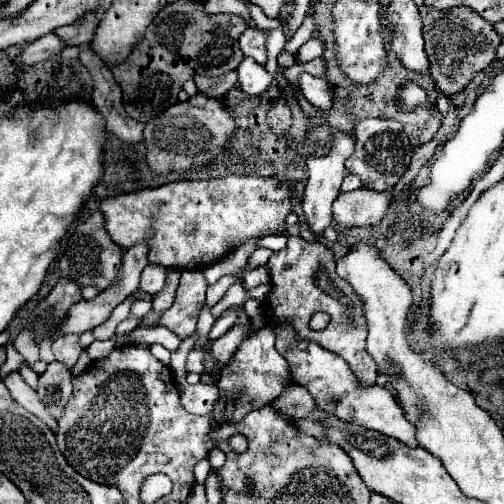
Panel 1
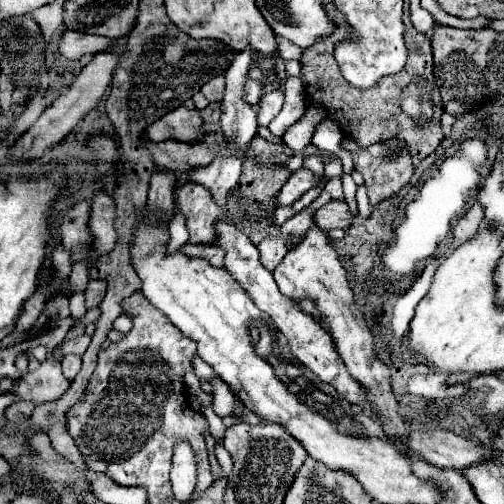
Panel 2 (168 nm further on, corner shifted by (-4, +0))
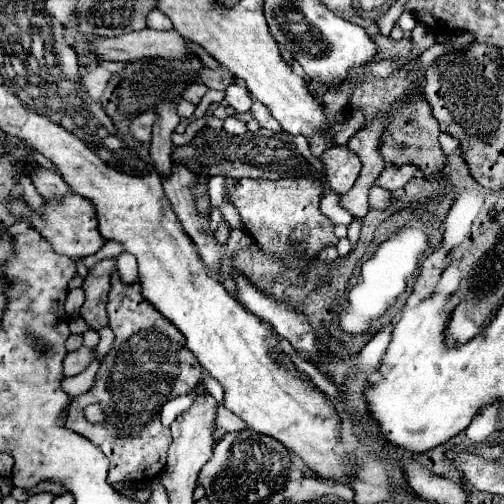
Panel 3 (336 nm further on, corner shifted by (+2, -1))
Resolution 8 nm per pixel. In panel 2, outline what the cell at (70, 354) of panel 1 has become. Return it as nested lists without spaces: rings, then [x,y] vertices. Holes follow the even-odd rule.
[[[80,336],[80,338],[72,338],[72,340],[66,340],[66,342],[62,342],[62,354],[78,354],[78,356],[82,356],[84,352],[86,352],[86,348],[88,348],[88,344],[90,344],[90,336]]]

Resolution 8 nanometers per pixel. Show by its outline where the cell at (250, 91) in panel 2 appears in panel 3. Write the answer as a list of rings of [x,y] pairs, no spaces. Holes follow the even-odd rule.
[[[236,83],[236,85],[230,85],[226,89],[226,101],[232,109],[236,109],[236,113],[246,113],[250,111],[252,107],[252,95],[250,91],[246,89],[244,83]]]

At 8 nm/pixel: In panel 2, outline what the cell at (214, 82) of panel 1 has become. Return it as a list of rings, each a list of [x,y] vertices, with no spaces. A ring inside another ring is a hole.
[[[216,76],[208,84],[204,84],[202,94],[206,96],[208,102],[220,102],[224,94],[224,76]]]

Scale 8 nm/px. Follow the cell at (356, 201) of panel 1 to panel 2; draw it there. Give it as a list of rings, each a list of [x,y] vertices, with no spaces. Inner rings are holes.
[[[328,202],[326,206],[322,206],[316,214],[314,214],[314,222],[316,226],[320,226],[320,230],[328,232],[332,228],[342,228],[346,230],[352,224],[352,216],[350,210],[346,206],[346,202]]]

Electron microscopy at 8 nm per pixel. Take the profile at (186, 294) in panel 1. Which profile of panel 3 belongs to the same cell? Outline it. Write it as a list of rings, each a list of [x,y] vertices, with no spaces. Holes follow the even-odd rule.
[[[114,271],[112,277],[112,289],[108,293],[108,317],[110,317],[110,329],[114,331],[114,343],[112,349],[106,353],[106,357],[100,363],[100,369],[96,373],[94,385],[90,391],[78,395],[70,403],[66,427],[88,441],[92,441],[110,461],[110,471],[108,471],[108,483],[144,483],[154,477],[164,469],[166,465],[166,451],[170,447],[170,427],[164,427],[160,421],[160,407],[166,399],[174,399],[184,393],[192,393],[196,383],[202,377],[202,367],[198,359],[184,347],[184,335],[168,323],[142,295],[140,295],[140,285],[124,285],[118,279],[118,273]],[[98,403],[102,405],[106,413],[104,423],[90,423],[84,417],[84,407]]]

